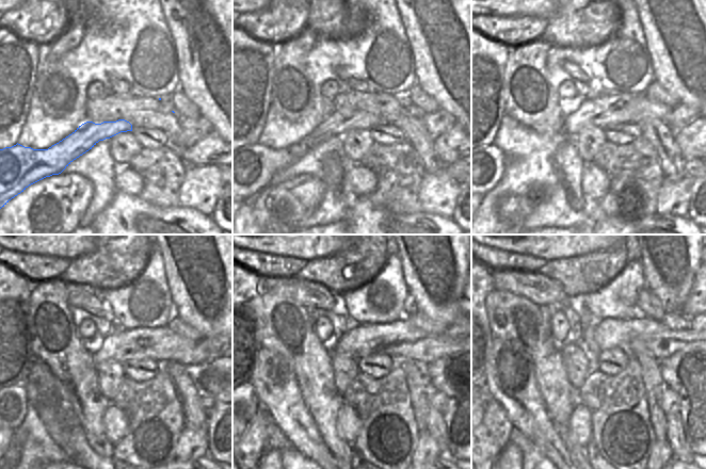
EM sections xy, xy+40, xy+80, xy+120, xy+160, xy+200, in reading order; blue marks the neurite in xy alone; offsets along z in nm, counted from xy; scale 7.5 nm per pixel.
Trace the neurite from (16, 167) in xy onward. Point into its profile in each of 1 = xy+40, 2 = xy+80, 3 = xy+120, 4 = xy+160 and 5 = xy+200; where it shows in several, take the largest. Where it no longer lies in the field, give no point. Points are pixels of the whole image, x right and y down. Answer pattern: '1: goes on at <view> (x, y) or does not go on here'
1: goes on at xy+40 (254, 165)
2: goes on at xy+80 (608, 109)
3: goes on at xy+120 (161, 344)
4: goes on at xy+160 (400, 340)
5: goes on at xy+200 (661, 341)

